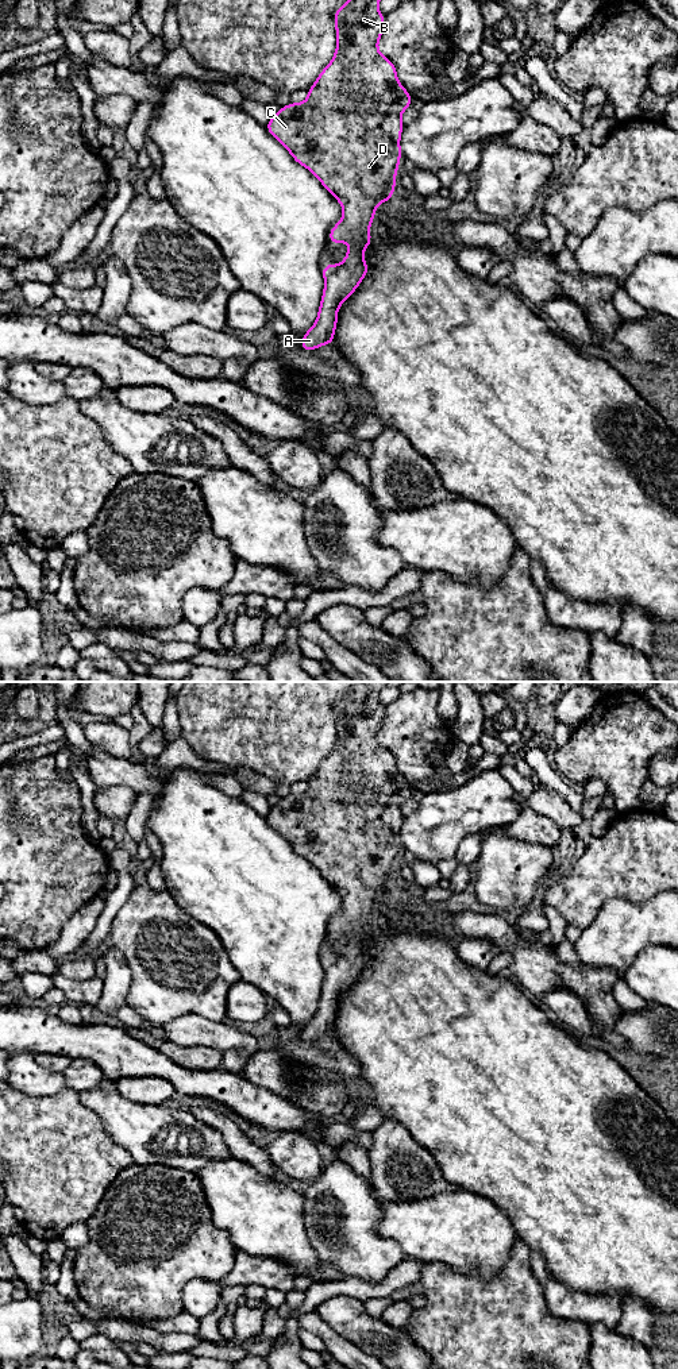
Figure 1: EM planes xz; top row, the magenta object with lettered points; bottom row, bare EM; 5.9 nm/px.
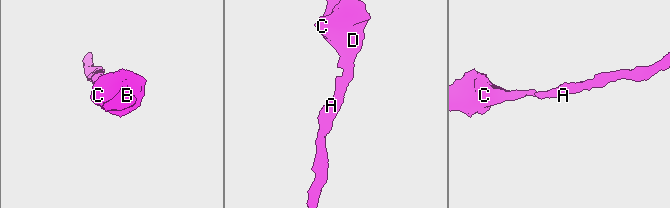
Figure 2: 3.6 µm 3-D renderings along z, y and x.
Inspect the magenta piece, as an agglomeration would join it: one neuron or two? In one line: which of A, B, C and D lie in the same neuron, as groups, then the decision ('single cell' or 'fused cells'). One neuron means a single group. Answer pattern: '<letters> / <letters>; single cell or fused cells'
A B C D; single cell

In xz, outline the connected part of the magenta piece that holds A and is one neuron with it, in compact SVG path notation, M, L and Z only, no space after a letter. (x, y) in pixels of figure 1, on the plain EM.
M357 682L336 699L334 714L336 741L330 755L320 763L308 790L281 798L270 807L266 821L301 857L339 892L343 906L328 926L330 934L348 934L350 940L340 956L321 960L324 980L315 1015L301 1030L303 1042L313 1042L334 1036L340 996L357 982L367 967L363 942L371 934L370 915L375 899L393 888L396 867L401 852L402 803L413 788L400 775L394 755L378 741L385 706L378 702L386 682Z

